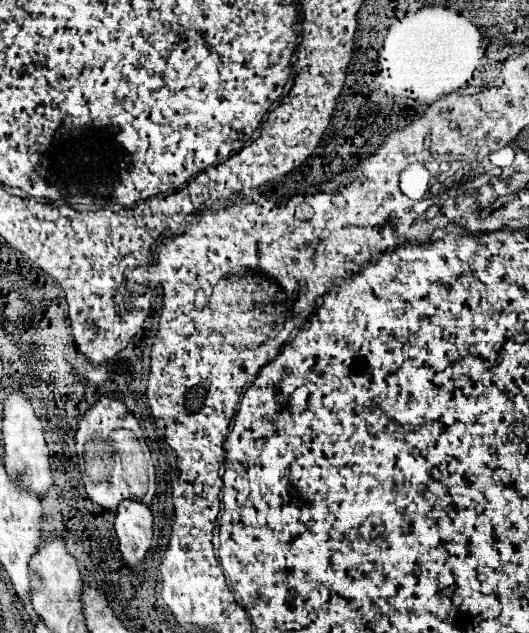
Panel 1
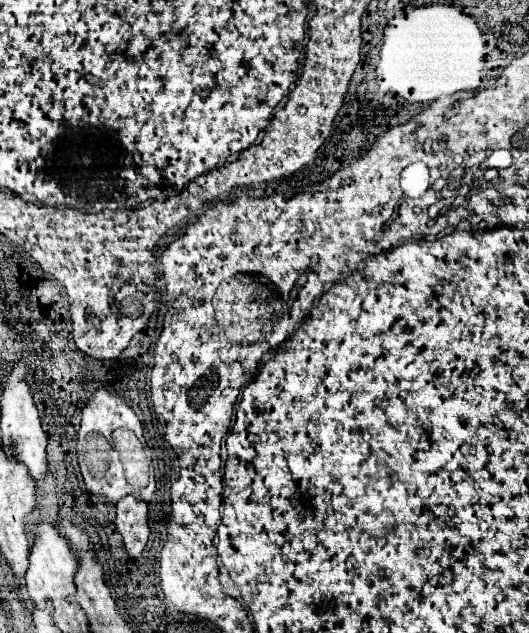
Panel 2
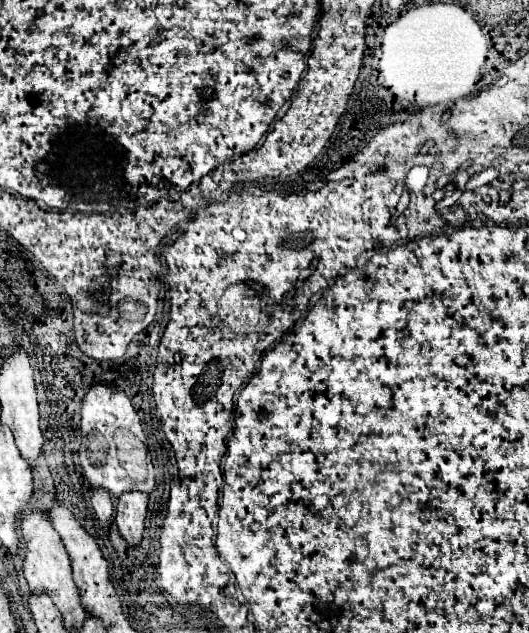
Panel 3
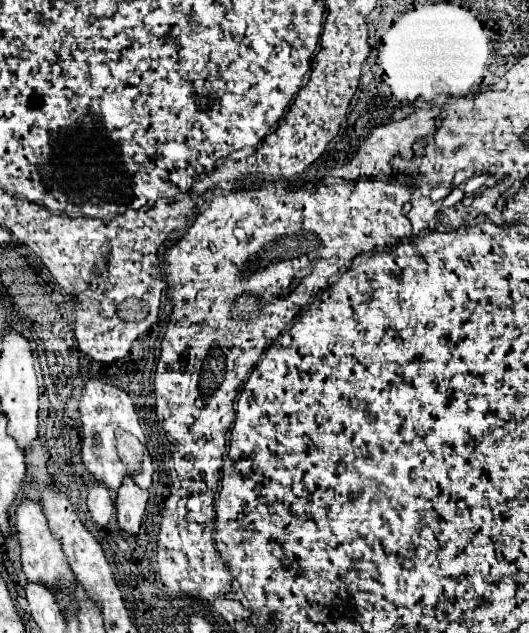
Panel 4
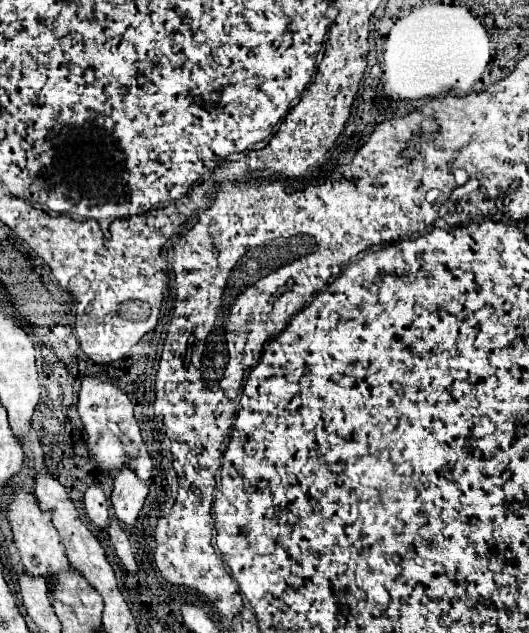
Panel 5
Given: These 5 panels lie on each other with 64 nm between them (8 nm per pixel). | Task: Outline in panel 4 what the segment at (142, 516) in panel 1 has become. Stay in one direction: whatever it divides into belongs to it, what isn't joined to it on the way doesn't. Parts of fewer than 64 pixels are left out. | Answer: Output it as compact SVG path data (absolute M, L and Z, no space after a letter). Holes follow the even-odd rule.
M126 476L116 492L116 502L114 502L118 524L124 532L138 534L146 502L148 502L148 490L142 490L140 486L134 484L130 476Z

